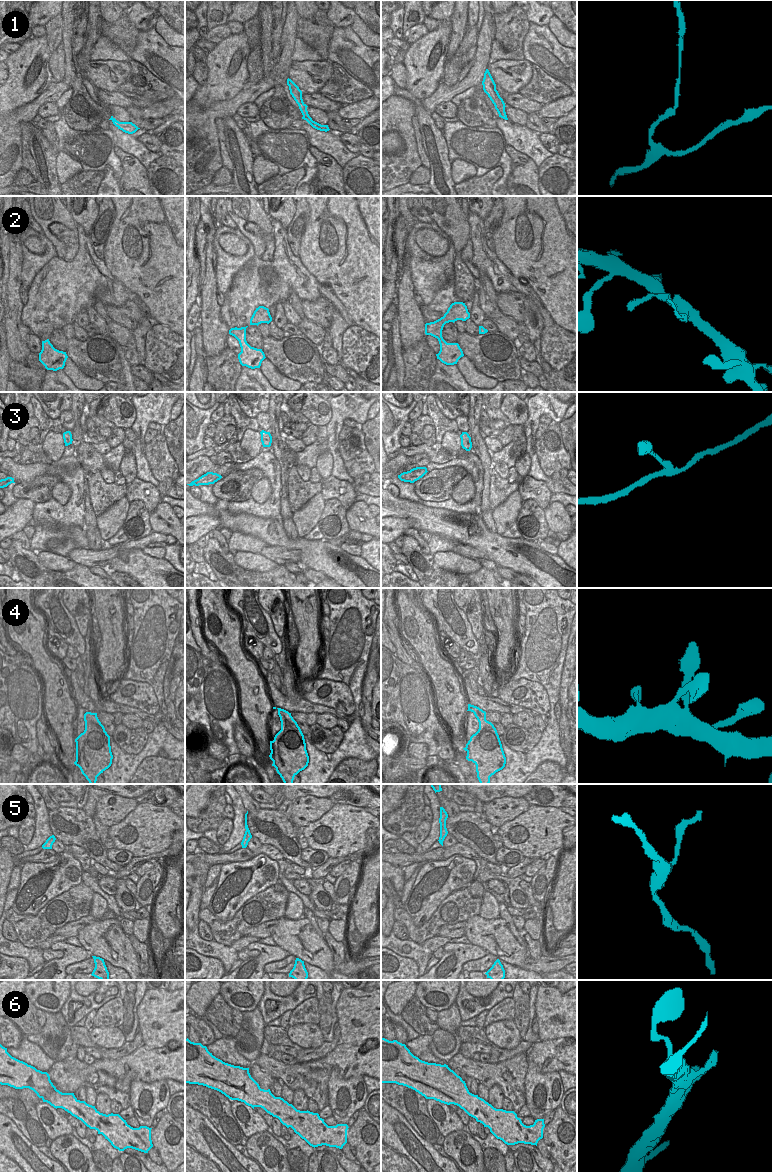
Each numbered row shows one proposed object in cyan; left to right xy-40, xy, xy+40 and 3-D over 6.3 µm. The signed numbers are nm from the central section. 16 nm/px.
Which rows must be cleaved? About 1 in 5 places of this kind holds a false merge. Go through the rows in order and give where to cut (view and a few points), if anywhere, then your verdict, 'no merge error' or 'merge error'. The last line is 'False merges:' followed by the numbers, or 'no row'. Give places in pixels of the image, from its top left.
1: cut none; no merge error
2: cut none; no merge error
3: cut none; no merge error
4: cut none; no merge error
5: cut xy-40 (49, 837), (55, 838); merge error
6: cut none; no merge error
False merges: 5

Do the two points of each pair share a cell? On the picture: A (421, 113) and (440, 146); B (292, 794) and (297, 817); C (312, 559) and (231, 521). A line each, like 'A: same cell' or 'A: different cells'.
A: same cell
B: different cells
C: same cell

